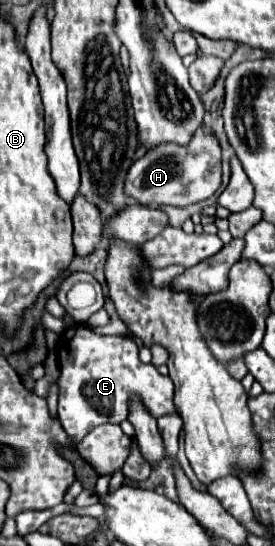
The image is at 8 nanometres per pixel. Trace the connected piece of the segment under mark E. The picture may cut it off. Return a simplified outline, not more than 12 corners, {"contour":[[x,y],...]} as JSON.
{"contour":[[58,338],[58,418],[74,442],[128,416],[178,412],[174,384],[128,338]]}

